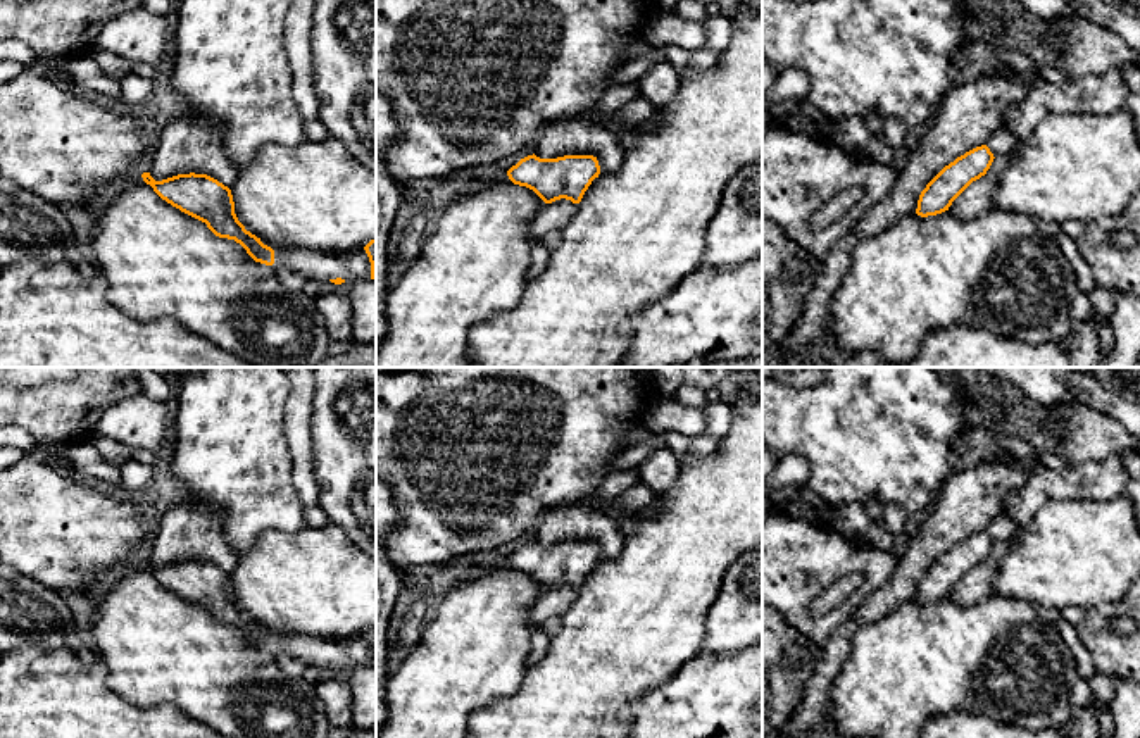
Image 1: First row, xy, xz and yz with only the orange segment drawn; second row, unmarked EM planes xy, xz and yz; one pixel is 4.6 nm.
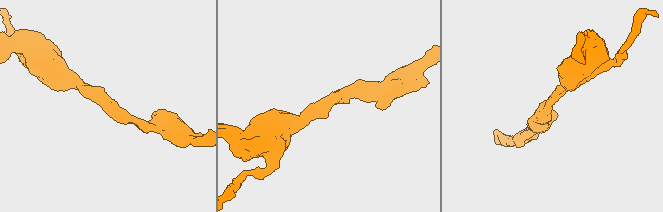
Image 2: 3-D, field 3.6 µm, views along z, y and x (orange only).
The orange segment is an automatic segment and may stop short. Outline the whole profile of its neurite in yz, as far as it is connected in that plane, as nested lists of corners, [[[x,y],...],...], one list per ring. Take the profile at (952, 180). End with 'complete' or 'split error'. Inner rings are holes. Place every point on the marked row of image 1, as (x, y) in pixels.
[[[987,145],[976,147],[945,166],[921,191],[916,214],[921,217],[936,216],[976,179],[987,174],[993,162]]]; complete

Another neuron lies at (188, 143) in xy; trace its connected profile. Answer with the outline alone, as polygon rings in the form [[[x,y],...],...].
[[[171,105],[159,124],[160,136],[148,171],[155,181],[195,172],[233,186],[240,167],[226,153],[217,122]]]

